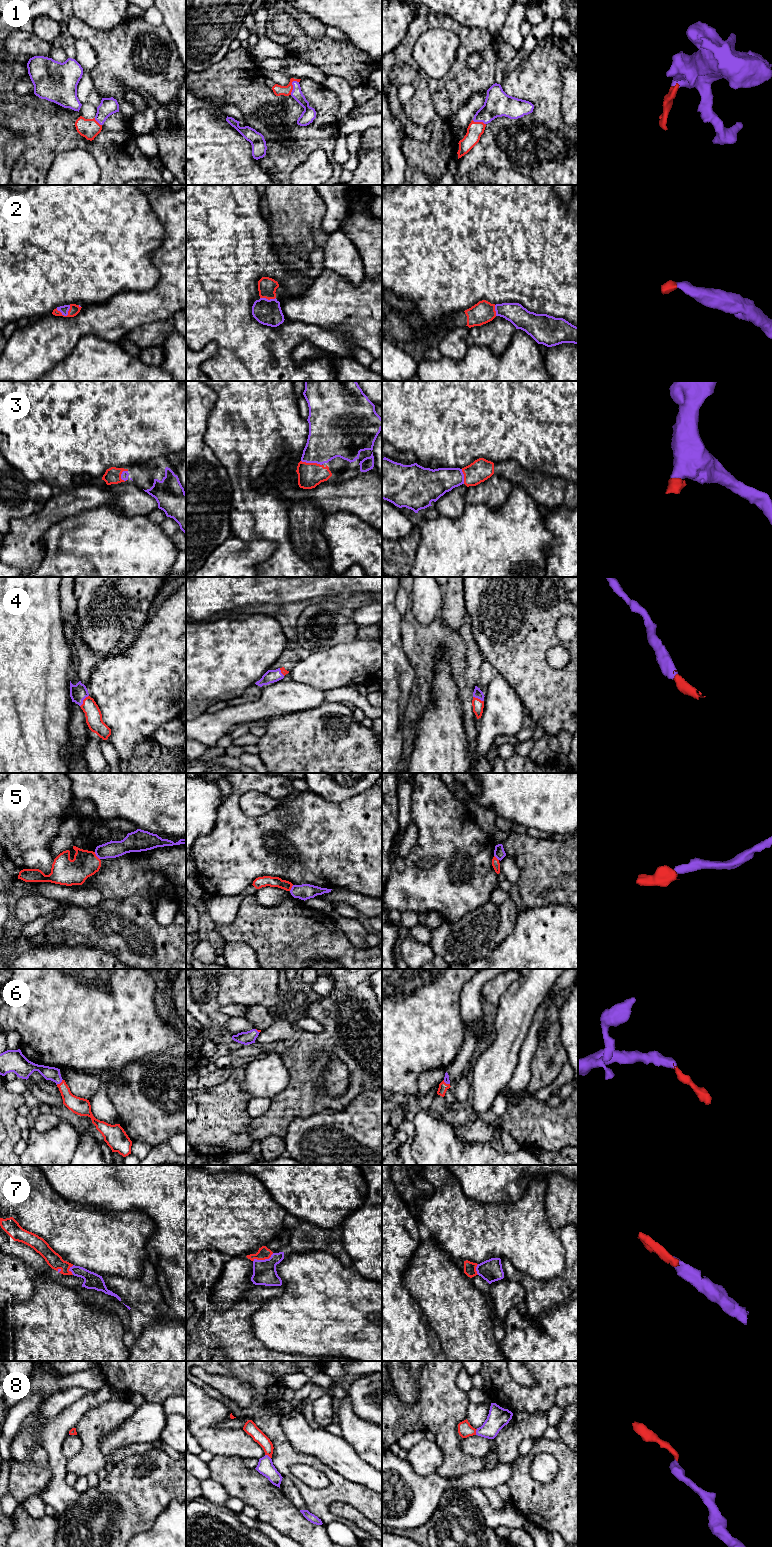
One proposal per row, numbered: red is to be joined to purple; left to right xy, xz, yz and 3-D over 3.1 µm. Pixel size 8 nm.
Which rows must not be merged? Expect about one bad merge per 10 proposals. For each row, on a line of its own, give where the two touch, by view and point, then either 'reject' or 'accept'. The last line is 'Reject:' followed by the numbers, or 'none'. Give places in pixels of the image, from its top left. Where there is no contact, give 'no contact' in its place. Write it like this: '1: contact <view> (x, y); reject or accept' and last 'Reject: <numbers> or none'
1: contact xz (292, 84); accept
2: contact xy (66, 315); accept
3: contact xz (311, 462); accept
4: contact xy (82, 701); accept
5: contact xy (96, 855); accept
6: contact xy (59, 1083); accept
7: contact xz (263, 1260); accept
8: contact xz (268, 1456); accept
Reject: none

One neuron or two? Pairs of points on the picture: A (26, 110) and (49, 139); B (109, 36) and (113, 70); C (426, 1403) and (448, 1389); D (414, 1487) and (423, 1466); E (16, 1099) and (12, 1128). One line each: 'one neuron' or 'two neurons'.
A: one neuron
B: one neuron
C: one neuron
D: two neurons
E: one neuron

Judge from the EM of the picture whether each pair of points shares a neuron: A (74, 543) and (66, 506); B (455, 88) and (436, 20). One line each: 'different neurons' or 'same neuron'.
A: different neurons
B: same neuron

